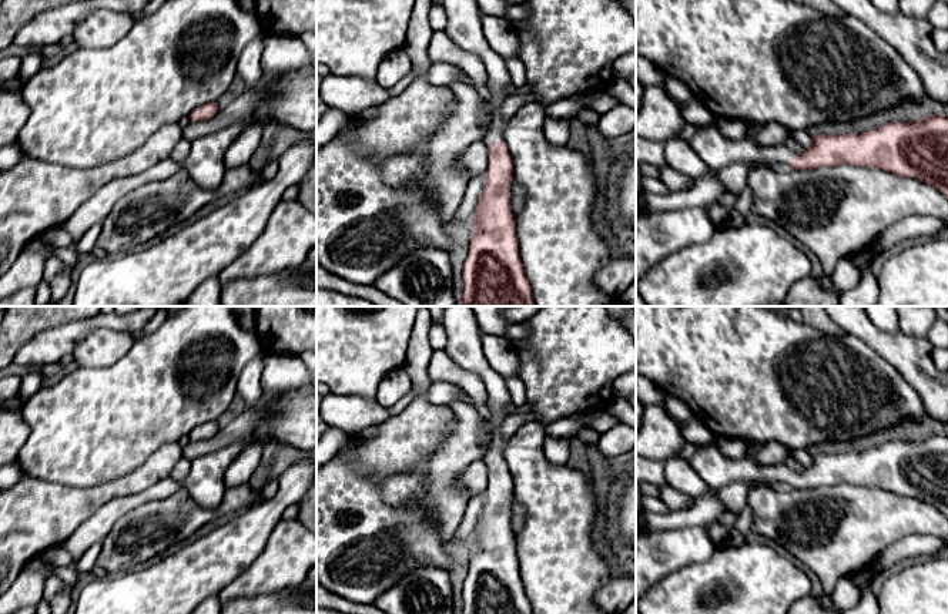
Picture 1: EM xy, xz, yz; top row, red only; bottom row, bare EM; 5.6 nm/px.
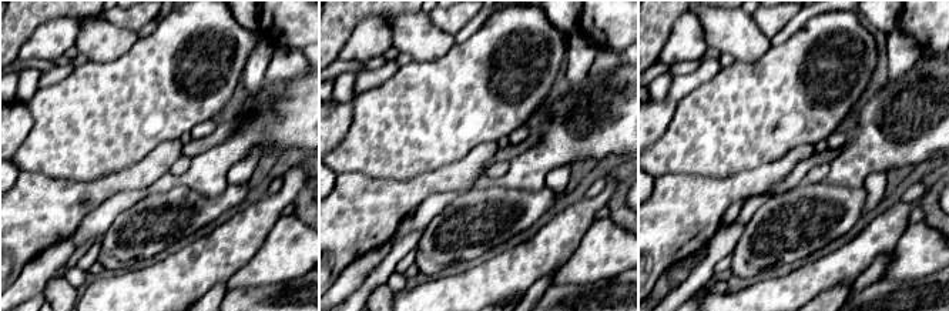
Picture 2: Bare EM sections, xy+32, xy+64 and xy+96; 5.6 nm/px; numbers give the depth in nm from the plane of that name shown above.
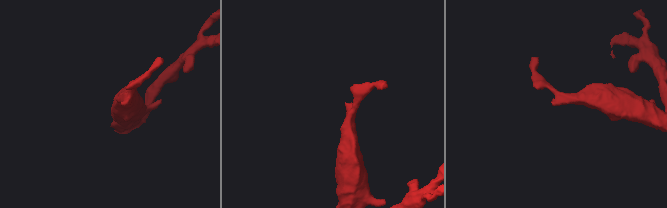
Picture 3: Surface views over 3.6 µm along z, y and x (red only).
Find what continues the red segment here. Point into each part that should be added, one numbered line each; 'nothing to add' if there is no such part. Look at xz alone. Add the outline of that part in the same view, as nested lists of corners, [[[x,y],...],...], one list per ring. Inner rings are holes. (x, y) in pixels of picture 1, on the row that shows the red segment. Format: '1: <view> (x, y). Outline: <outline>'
1: xz (464, 27). Outline: [[[443,0],[442,7],[448,16],[445,33],[463,51],[478,56],[488,71],[488,88],[493,104],[493,120],[485,135],[486,144],[503,140],[506,120],[500,115],[502,103],[513,94],[506,58],[495,53],[488,44],[482,30],[482,14],[476,0]]]

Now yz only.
1: yz (716, 151). Outline: [[[703,128],[690,140],[691,148],[707,168],[720,170],[731,162],[748,164],[767,161],[790,165],[794,155],[785,145],[763,147],[751,137],[731,141],[724,138],[718,130]]]

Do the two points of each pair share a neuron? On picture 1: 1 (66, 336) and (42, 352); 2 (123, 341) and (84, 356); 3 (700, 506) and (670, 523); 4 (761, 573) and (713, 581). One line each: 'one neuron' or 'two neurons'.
1: one neuron
2: one neuron
3: one neuron
4: one neuron

